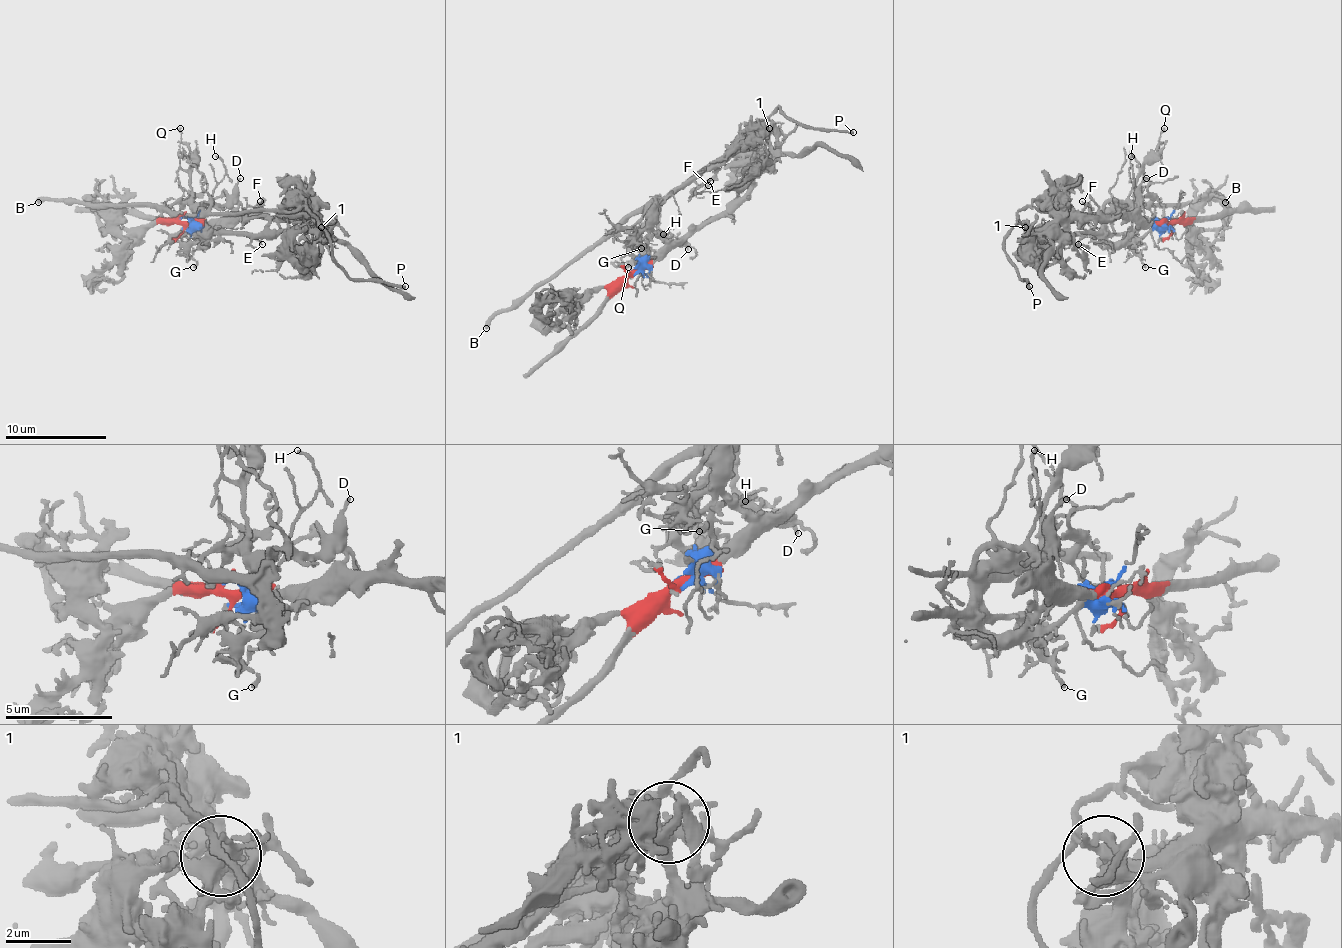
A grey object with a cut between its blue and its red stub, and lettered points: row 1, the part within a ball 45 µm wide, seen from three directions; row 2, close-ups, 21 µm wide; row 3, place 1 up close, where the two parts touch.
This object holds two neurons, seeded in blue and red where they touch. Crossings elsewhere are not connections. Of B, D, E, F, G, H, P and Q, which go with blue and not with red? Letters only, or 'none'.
B, D, E, F, G, H, P, Q

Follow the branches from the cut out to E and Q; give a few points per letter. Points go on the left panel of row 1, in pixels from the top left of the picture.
E: (180, 218), (198, 231), (205, 243), (231, 233), (248, 233), (261, 243)
Q: (180, 218), (198, 233), (200, 243), (198, 216), (200, 208), (190, 198), (193, 162), (180, 150), (180, 127)

